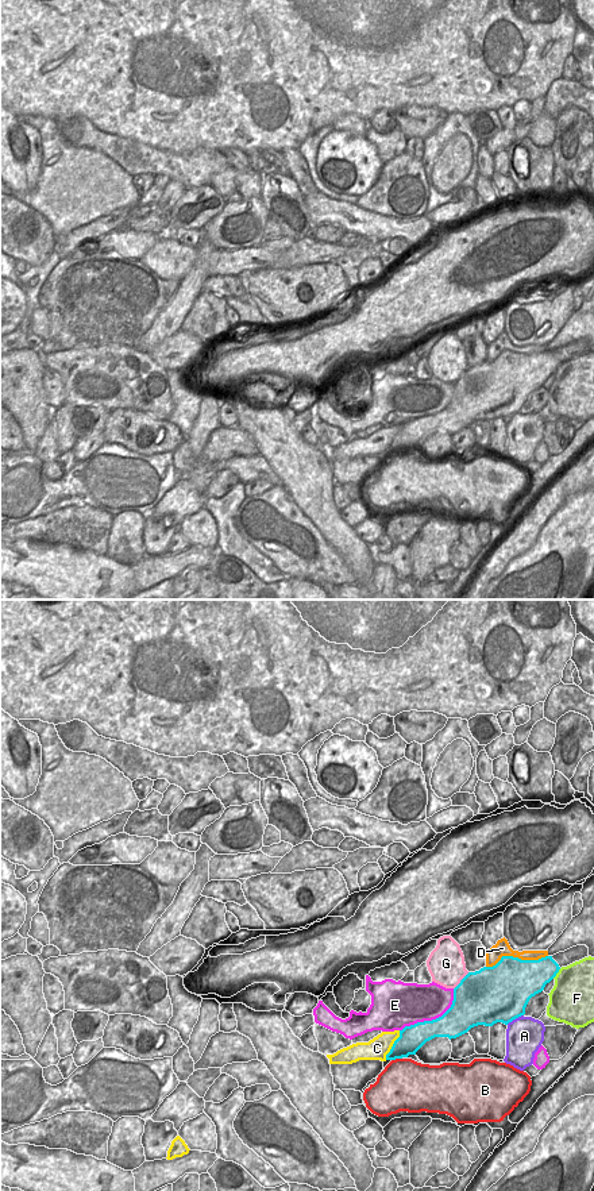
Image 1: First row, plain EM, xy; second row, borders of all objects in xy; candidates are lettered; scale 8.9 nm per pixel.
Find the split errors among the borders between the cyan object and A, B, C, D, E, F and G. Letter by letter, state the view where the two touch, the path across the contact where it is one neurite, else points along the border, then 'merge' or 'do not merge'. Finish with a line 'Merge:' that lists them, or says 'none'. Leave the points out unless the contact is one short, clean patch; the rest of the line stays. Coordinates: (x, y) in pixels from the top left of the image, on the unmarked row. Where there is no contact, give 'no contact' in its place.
A: meets cyan in xy; border along xy (523, 409), (506, 419); do not merge
B: meets cyan in xy; border along xy (401, 453), (392, 455); do not merge
C: meets cyan in xy; do not merge
D: meets cyan in xy; do not merge
E: meets cyan in xy; do not merge
F: meets cyan in xy; do not merge
G: meets cyan in xy; border along xy (469, 367), (454, 384); do not merge
Merge: none

